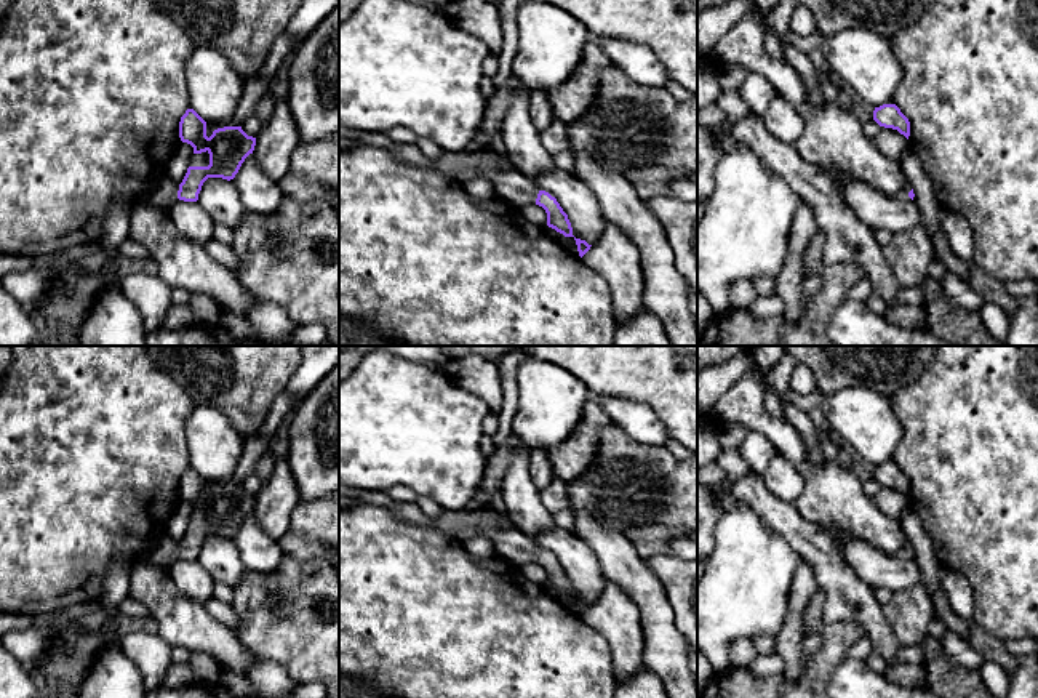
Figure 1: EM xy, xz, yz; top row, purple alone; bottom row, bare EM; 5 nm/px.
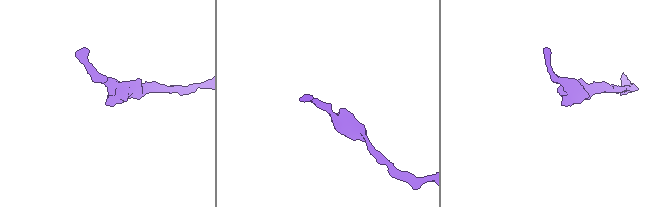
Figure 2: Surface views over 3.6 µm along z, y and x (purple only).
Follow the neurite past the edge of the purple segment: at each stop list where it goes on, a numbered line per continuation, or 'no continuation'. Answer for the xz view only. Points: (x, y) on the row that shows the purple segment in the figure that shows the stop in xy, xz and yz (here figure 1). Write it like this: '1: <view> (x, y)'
1: xz (509, 184)

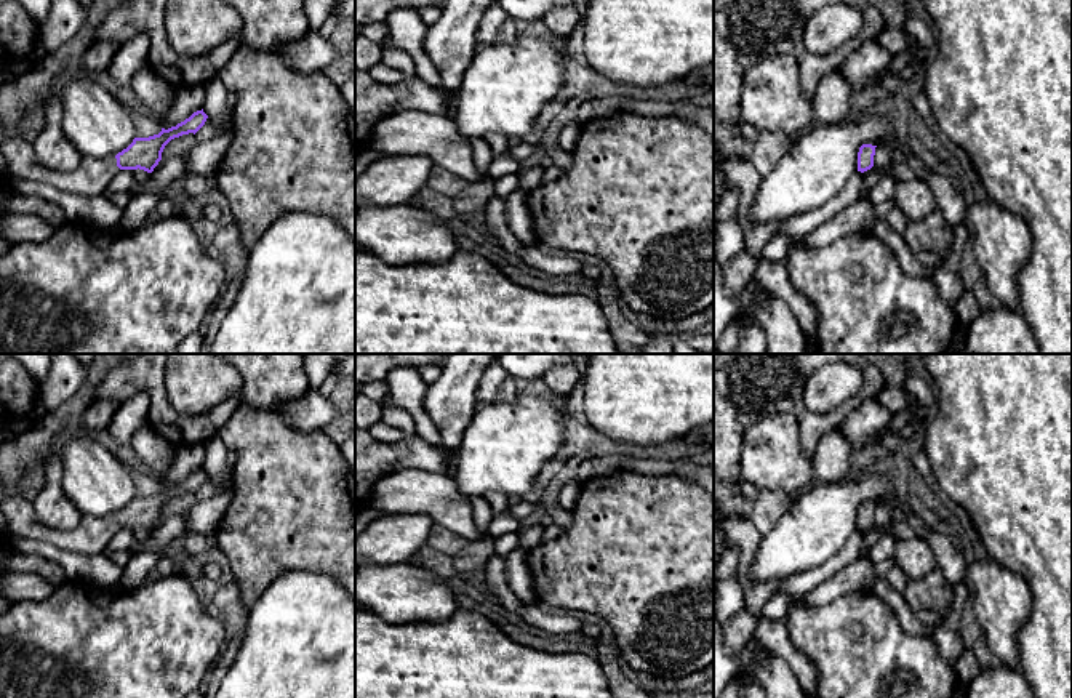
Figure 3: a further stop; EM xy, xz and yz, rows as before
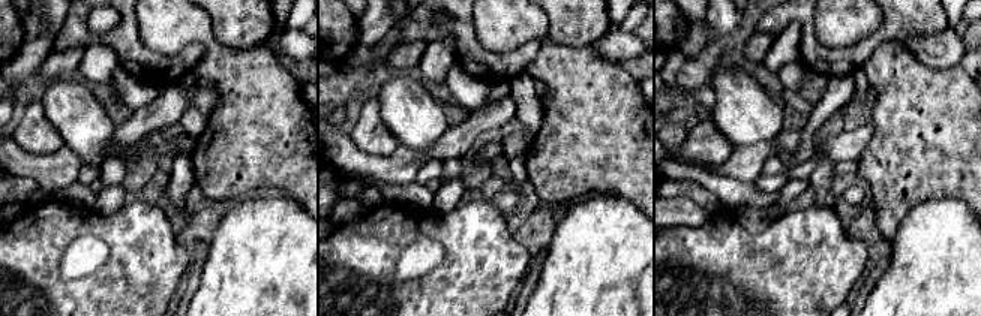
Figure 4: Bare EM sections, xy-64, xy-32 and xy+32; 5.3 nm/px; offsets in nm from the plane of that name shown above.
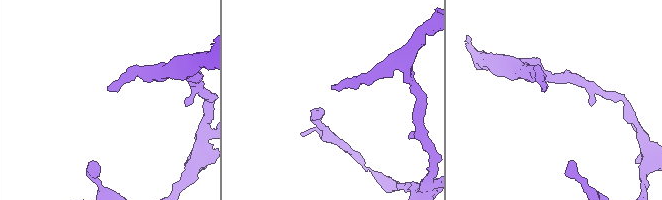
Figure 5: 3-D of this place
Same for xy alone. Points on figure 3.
1: xy (92, 176)

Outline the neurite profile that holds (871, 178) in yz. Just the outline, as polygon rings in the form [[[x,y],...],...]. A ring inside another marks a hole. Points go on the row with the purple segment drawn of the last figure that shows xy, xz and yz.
[[[888,165],[885,166],[883,170],[867,170],[862,173],[862,191],[864,192],[869,192],[870,189],[874,189],[878,181],[886,176],[886,174],[891,174],[893,173],[893,166]]]

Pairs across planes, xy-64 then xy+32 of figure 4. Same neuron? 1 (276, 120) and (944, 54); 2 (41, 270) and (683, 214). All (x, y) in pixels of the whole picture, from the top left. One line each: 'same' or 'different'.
1: different
2: different

